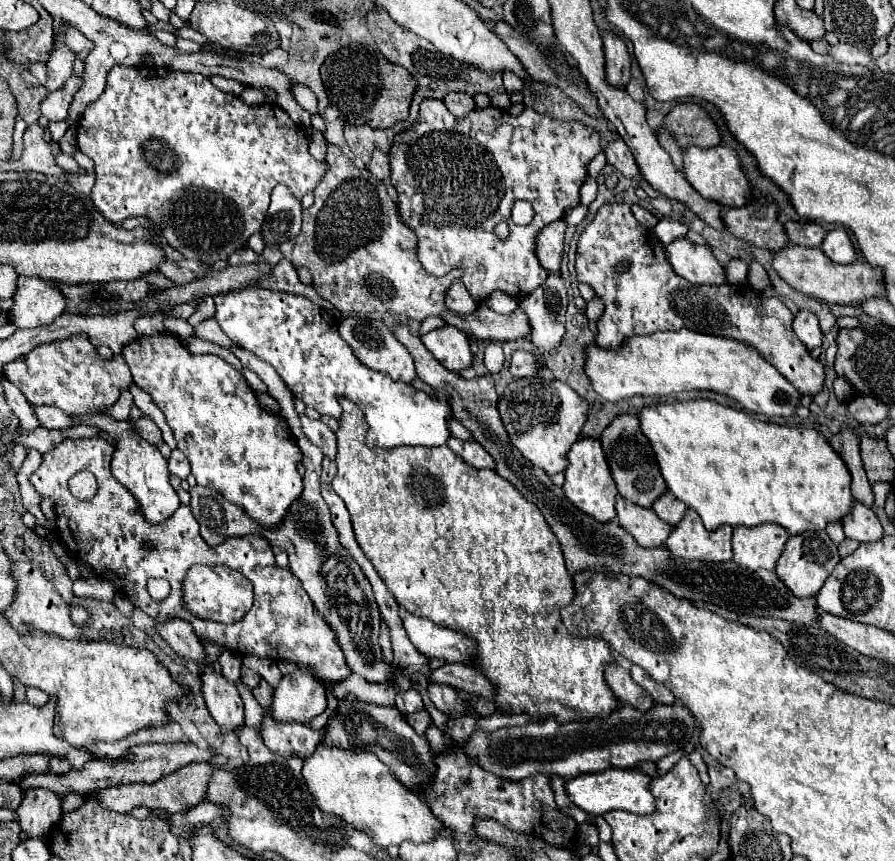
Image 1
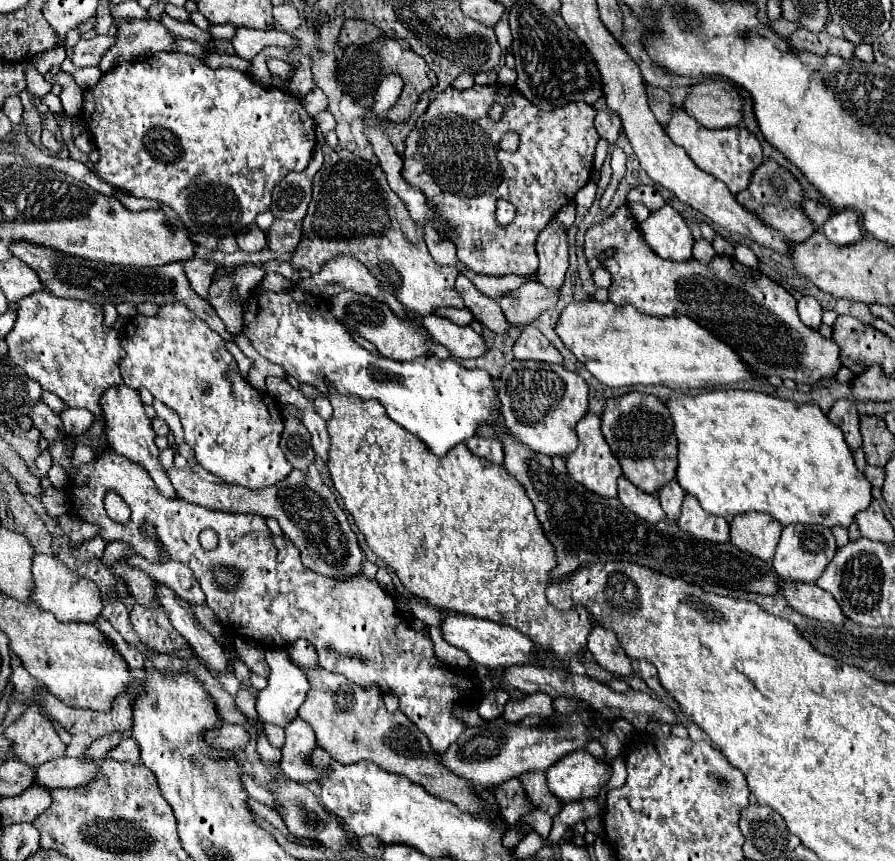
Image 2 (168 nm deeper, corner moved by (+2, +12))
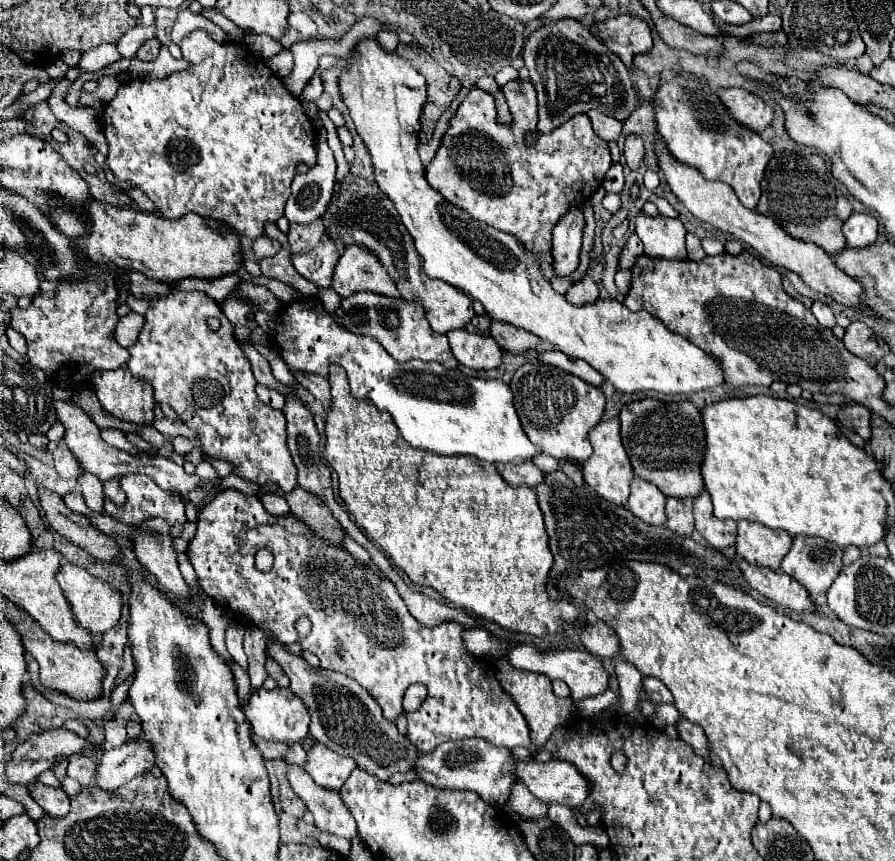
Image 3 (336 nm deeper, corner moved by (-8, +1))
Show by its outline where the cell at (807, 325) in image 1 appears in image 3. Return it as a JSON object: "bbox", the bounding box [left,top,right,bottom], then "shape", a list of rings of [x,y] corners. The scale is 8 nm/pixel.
{"bbox":[812,301,836,329],"shape":[[[814,301],[814,305],[812,305],[812,313],[814,313],[814,317],[818,319],[820,327],[832,329],[832,327],[836,325],[834,313],[830,311],[830,307],[828,307],[828,305],[824,305],[824,303],[820,303],[820,301]]]}

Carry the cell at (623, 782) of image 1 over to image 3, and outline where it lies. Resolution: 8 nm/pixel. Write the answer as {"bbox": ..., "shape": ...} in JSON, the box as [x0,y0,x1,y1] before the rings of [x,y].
{"bbox":[518,759,590,809],"shape":[[[552,759],[550,763],[540,763],[540,761],[518,761],[518,779],[524,781],[524,785],[544,803],[560,803],[570,809],[578,809],[584,805],[584,801],[590,795],[590,781],[584,777],[574,763],[568,763],[564,759]]]}

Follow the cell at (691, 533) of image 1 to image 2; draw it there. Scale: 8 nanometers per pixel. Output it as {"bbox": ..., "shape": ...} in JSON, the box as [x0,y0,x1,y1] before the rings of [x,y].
{"bbox":[678,494,730,542],"shape":[[[686,494],[686,498],[684,498],[678,526],[684,532],[688,532],[696,538],[702,538],[702,540],[710,540],[710,542],[726,542],[730,536],[728,520],[722,516],[704,512],[692,494]]]}

